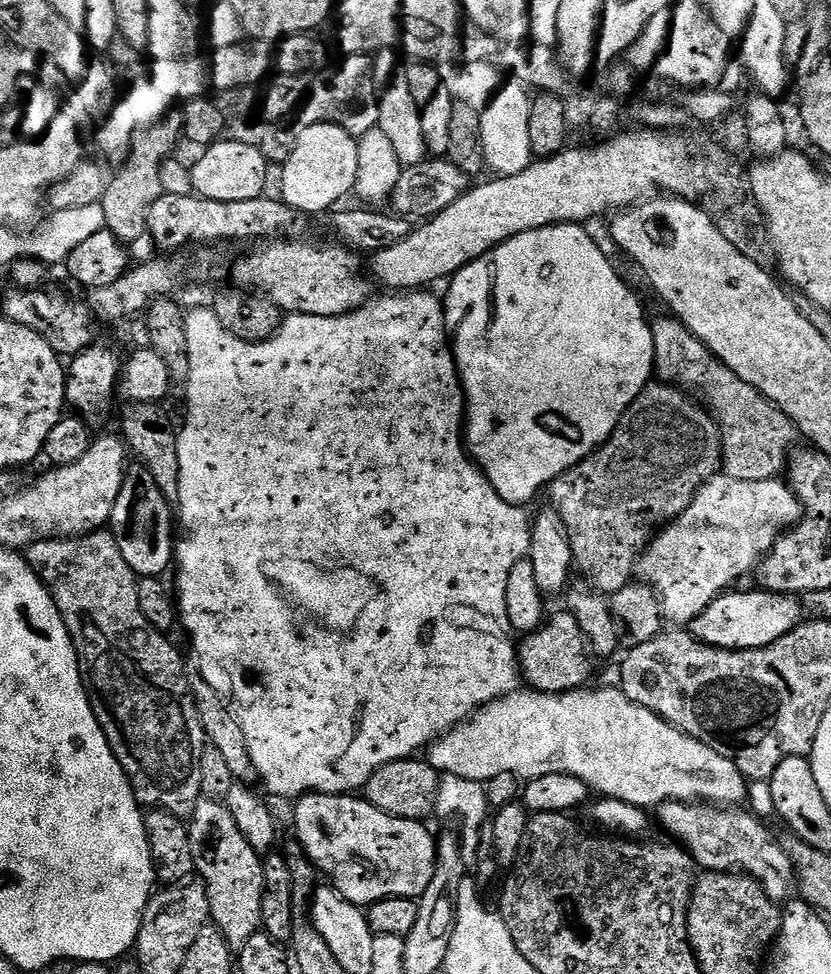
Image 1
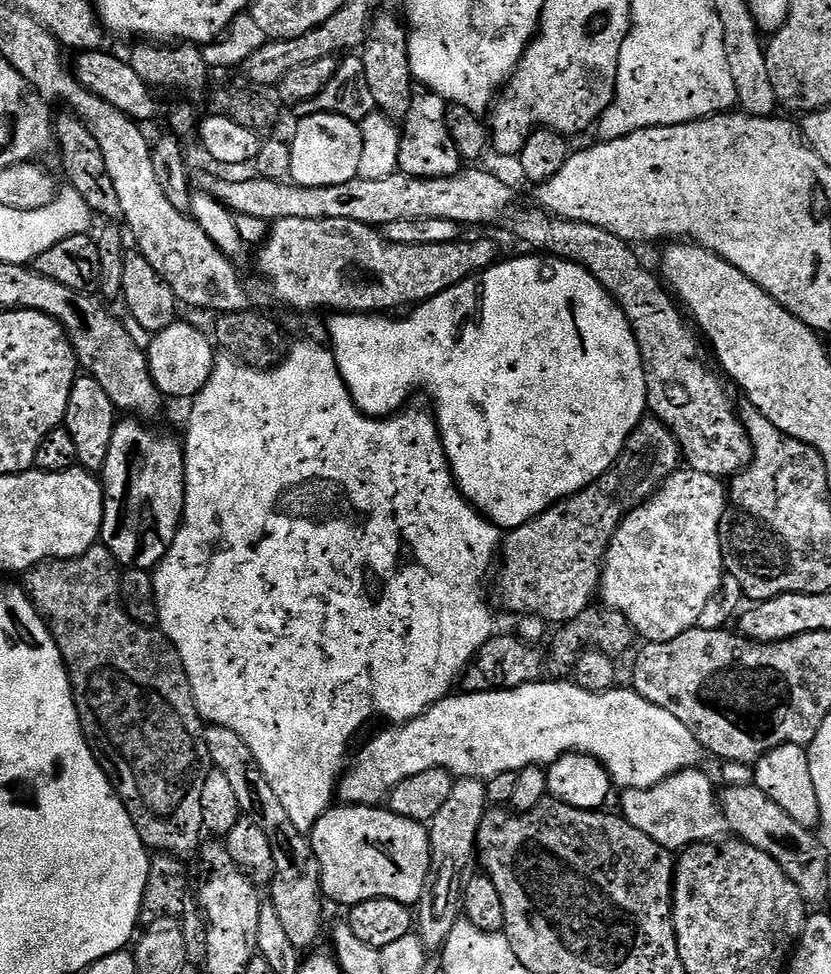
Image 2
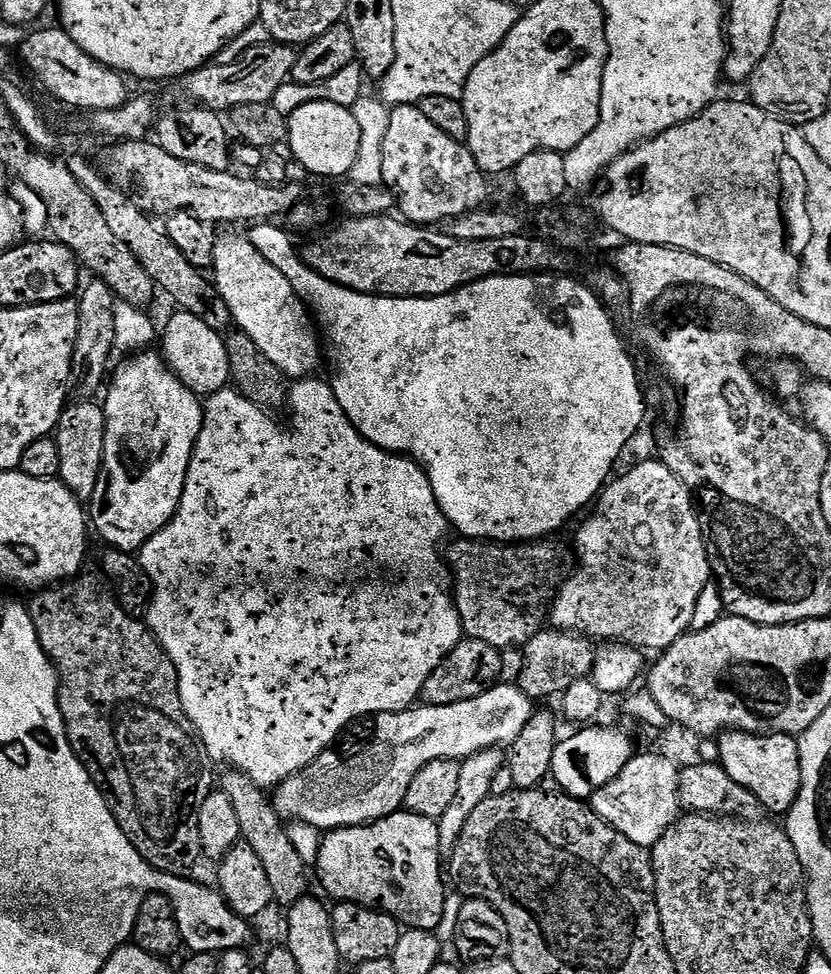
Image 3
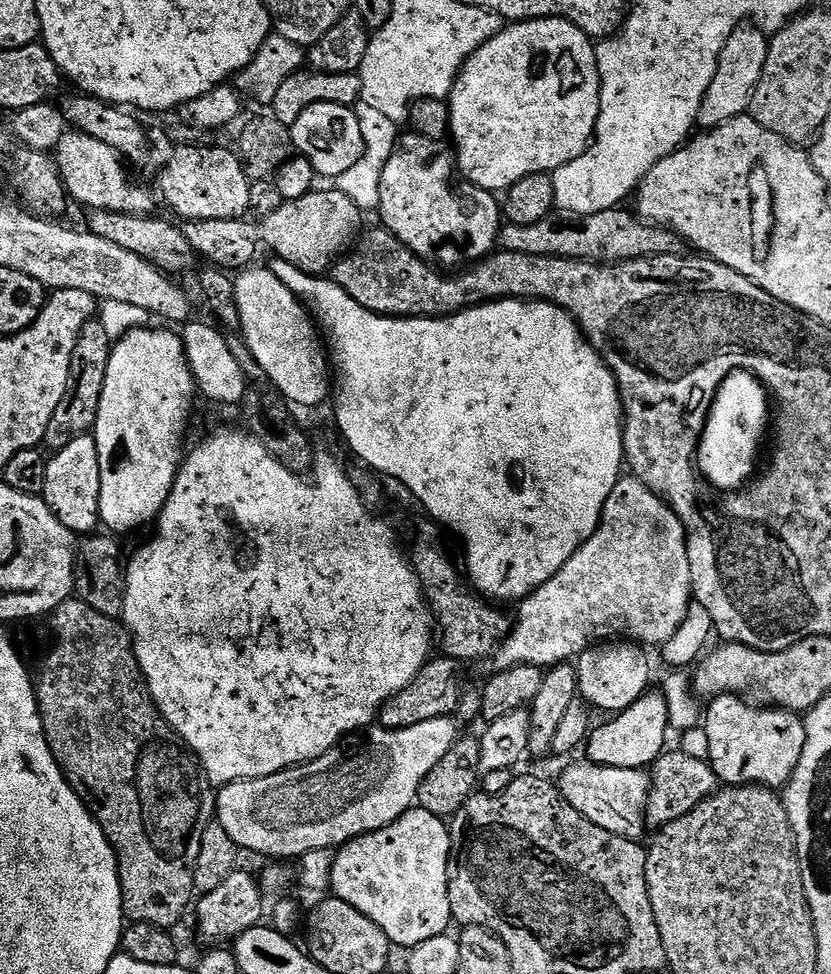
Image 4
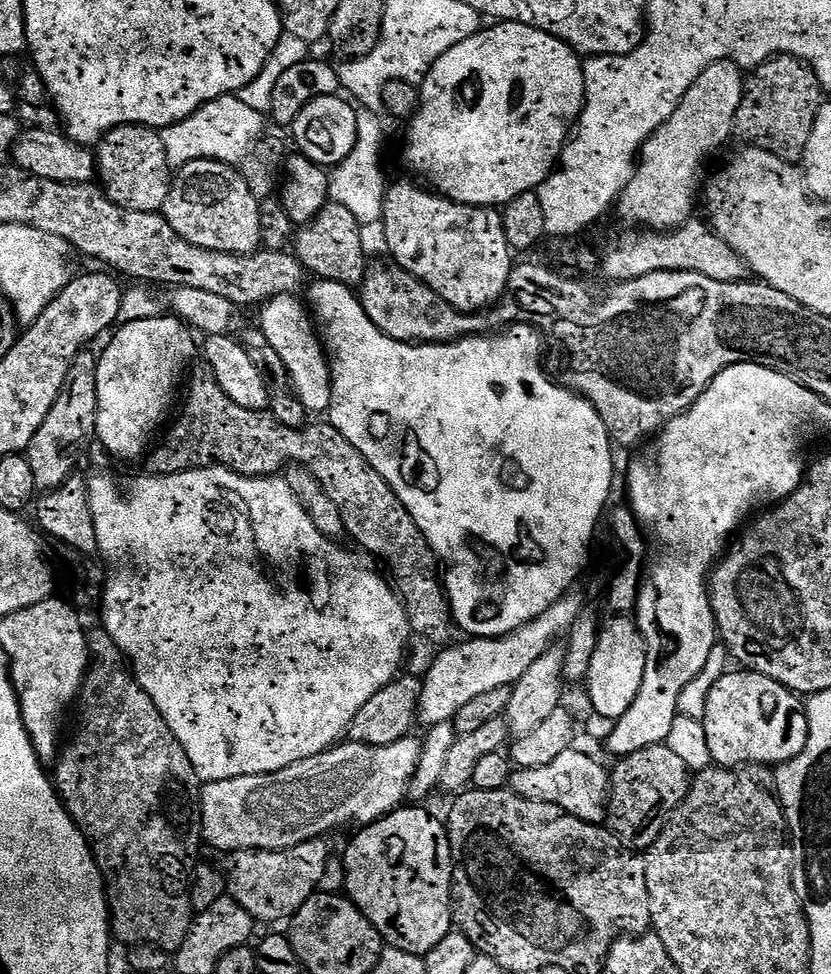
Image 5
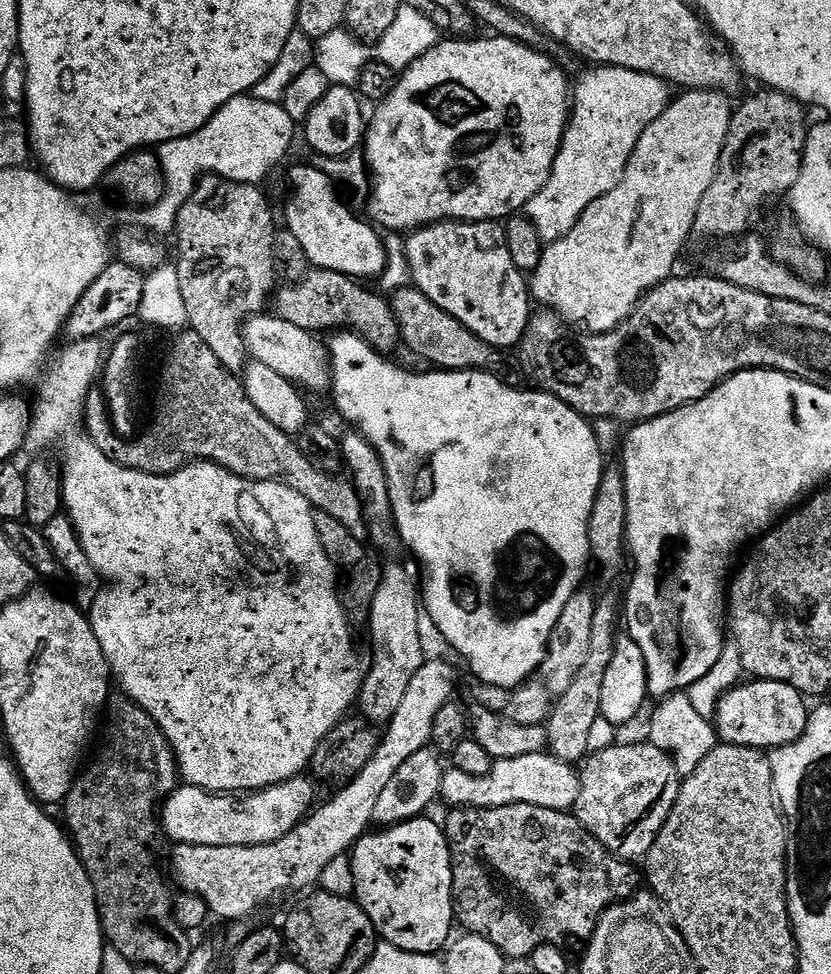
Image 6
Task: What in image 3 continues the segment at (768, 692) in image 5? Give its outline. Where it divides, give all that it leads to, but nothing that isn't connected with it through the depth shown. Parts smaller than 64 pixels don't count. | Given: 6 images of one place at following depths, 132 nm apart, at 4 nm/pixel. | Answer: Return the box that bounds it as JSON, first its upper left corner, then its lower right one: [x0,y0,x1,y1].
[718,730,802,814]

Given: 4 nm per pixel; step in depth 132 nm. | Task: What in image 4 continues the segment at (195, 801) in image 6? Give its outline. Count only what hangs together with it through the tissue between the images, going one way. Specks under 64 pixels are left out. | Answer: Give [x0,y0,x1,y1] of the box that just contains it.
[215,716,458,862]

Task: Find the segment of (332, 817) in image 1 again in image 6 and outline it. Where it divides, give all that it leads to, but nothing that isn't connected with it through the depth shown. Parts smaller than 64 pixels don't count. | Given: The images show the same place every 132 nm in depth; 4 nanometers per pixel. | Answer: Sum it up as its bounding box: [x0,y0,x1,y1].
[350,818,454,954]

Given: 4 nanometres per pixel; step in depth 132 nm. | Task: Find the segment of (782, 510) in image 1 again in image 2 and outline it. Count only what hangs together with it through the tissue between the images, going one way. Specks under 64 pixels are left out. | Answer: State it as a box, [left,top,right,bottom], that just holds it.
[598,470,730,644]

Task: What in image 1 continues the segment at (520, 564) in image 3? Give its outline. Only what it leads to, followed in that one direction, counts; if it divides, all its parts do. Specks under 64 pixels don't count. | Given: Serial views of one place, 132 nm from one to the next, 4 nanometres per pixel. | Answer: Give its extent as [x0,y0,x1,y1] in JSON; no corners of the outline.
[546,382,723,594]

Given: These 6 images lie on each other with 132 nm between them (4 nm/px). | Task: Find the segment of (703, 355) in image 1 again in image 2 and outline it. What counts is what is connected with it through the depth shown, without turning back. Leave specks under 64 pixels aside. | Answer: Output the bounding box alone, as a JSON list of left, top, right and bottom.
[513,210,752,478]

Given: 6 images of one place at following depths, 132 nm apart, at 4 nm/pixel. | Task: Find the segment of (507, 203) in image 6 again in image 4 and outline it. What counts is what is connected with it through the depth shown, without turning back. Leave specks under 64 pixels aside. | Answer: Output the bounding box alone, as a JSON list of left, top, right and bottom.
[447,16,600,194]

